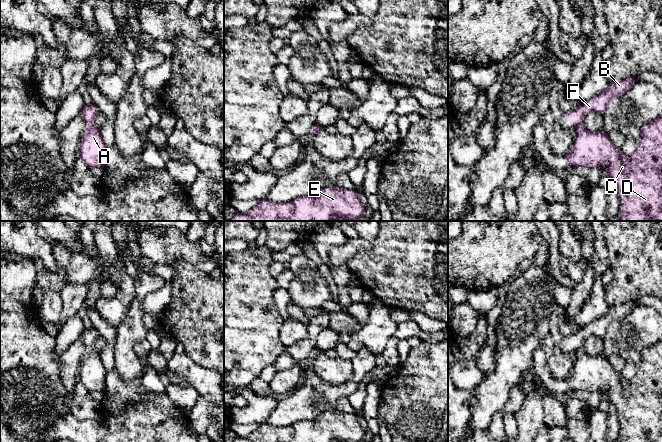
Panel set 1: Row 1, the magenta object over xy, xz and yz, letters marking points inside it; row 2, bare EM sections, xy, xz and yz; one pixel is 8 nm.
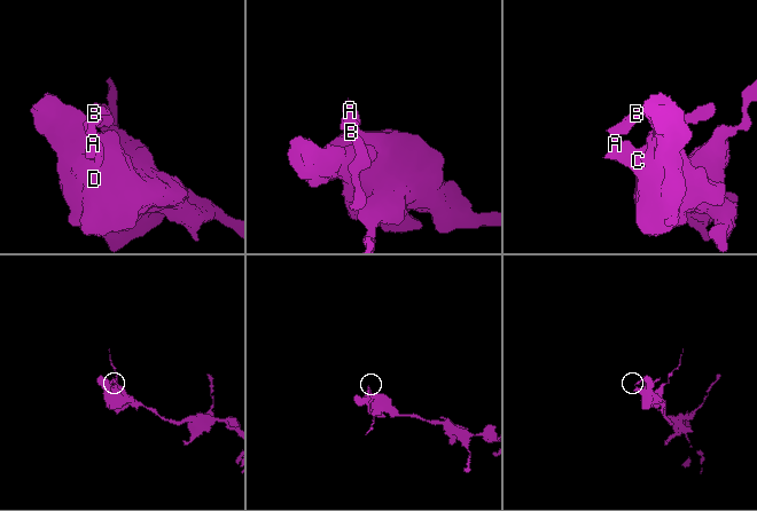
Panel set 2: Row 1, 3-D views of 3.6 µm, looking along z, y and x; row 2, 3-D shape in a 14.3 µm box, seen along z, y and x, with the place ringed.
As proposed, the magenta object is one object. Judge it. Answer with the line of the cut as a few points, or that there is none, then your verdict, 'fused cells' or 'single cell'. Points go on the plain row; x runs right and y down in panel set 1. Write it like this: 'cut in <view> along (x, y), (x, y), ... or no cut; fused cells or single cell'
cut in xy along (87, 347), (92, 348); fused cells

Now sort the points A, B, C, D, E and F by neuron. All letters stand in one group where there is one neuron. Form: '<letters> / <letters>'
A C D E / B F

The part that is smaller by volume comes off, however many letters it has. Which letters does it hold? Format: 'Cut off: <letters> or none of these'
Cut off: B, F

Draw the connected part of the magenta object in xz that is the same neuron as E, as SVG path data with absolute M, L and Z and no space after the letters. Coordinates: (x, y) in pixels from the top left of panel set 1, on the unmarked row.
M332 410L316 419L302 419L294 425L274 426L263 423L251 434L237 437L233 442L360 442L365 435L355 414Z

